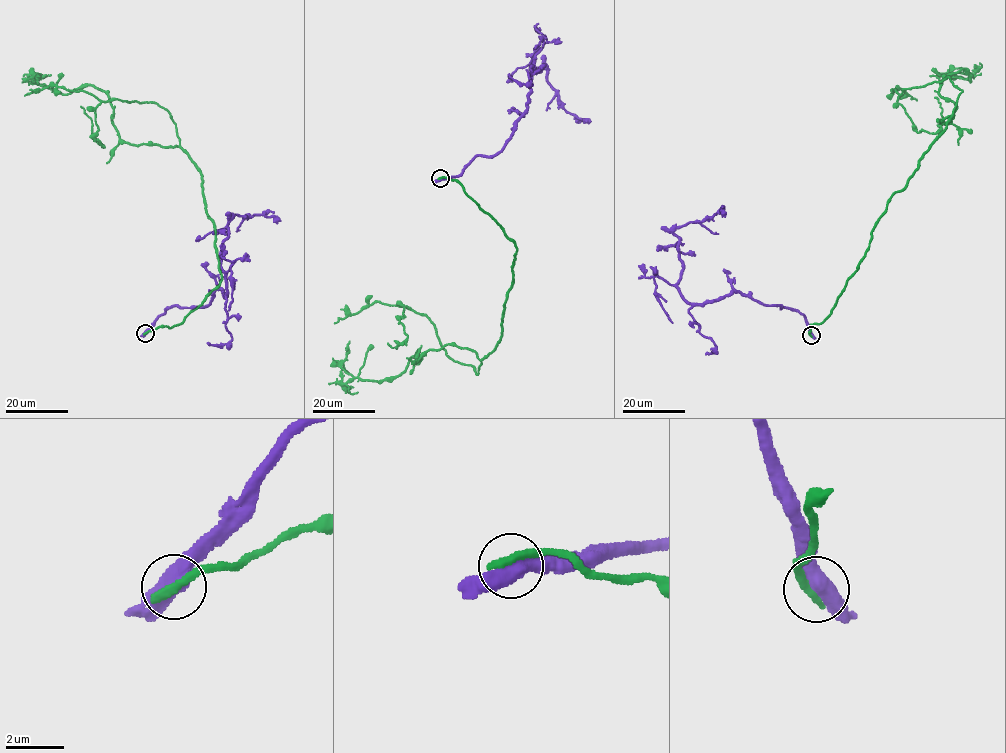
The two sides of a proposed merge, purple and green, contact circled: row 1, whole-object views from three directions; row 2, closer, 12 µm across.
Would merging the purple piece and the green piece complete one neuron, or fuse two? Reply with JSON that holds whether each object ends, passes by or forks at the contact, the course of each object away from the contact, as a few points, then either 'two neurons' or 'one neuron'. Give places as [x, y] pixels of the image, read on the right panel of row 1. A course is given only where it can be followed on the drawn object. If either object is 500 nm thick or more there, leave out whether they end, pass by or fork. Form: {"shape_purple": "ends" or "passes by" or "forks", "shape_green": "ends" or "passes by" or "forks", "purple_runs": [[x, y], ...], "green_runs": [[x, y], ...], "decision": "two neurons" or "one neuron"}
{"purple_runs": [[811, 335], [802, 314], [740, 292], [702, 304], [683, 297], [677, 284], [683, 263], [673, 231], [724, 213]], "green_runs": [[811, 335], [962, 90], [948, 77], [900, 95], [917, 132], [941, 127], [935, 97]], "decision": "two neurons"}

